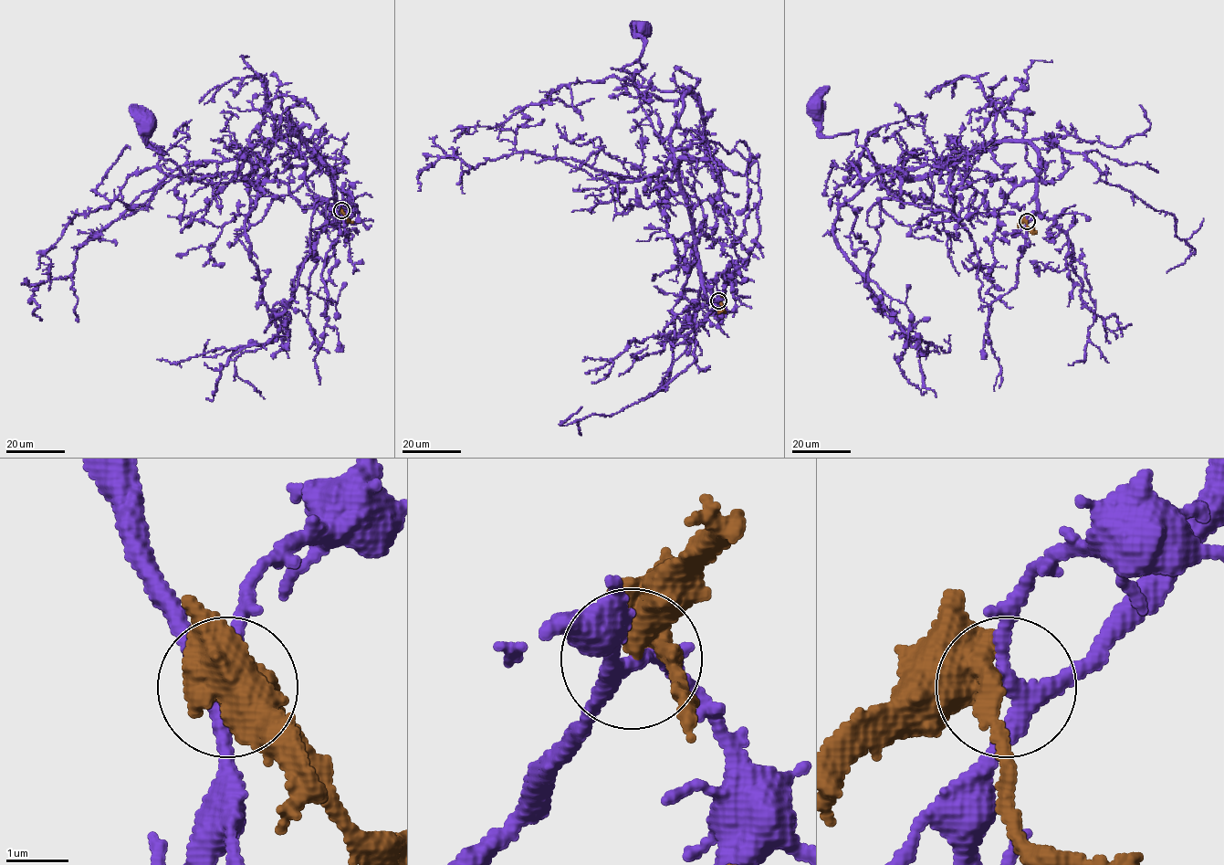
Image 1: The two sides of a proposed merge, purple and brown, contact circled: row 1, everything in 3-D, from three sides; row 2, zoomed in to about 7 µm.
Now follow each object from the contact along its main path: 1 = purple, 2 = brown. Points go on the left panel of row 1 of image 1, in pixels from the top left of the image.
1: (341, 210), (329, 170), (295, 136), (243, 180), (205, 184), (150, 147), (162, 152), (146, 124)
2: (341, 210), (353, 222)

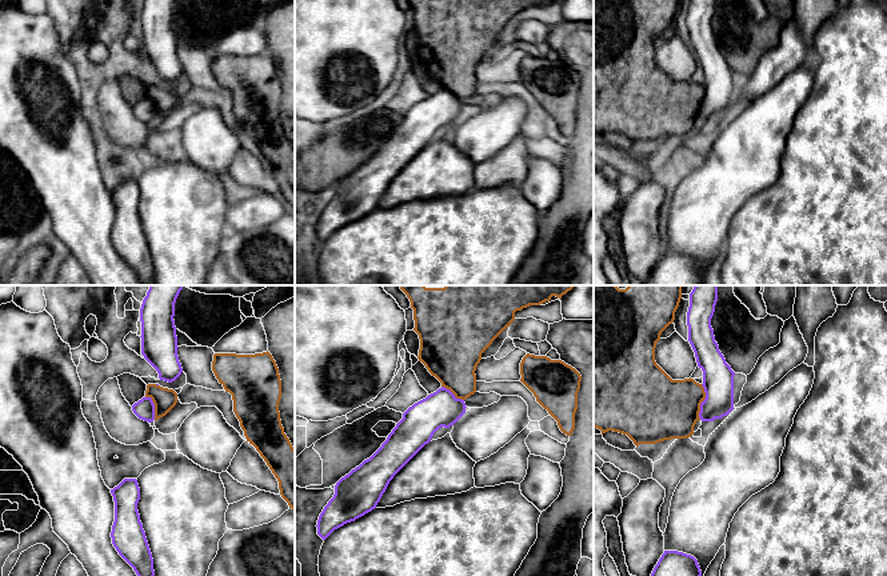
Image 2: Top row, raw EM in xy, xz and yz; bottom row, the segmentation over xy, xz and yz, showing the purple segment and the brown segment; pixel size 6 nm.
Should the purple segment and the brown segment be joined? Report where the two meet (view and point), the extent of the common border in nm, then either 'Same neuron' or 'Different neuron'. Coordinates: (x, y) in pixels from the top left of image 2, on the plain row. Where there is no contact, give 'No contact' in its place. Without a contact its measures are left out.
Touches purple at yz (703, 103). Shared border 220 nm. Different neuron

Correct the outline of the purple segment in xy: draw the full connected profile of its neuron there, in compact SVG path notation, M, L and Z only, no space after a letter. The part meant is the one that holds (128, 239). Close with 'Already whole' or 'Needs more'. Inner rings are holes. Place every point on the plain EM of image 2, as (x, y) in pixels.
M124 180L111 191L115 203L112 245L145 285L155 285L153 260L140 223L137 204L140 189L136 180Z. Already whole

